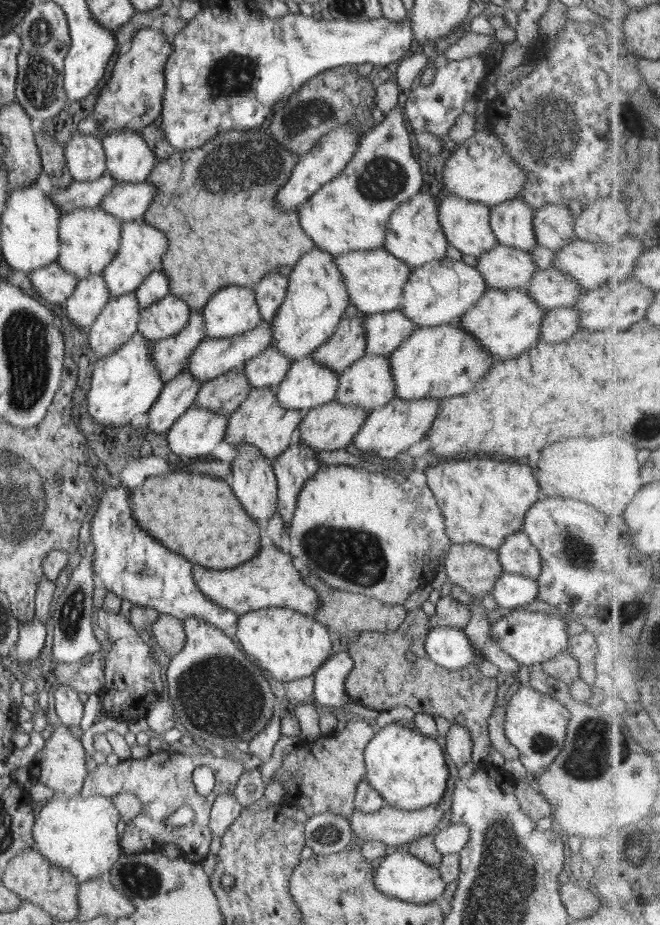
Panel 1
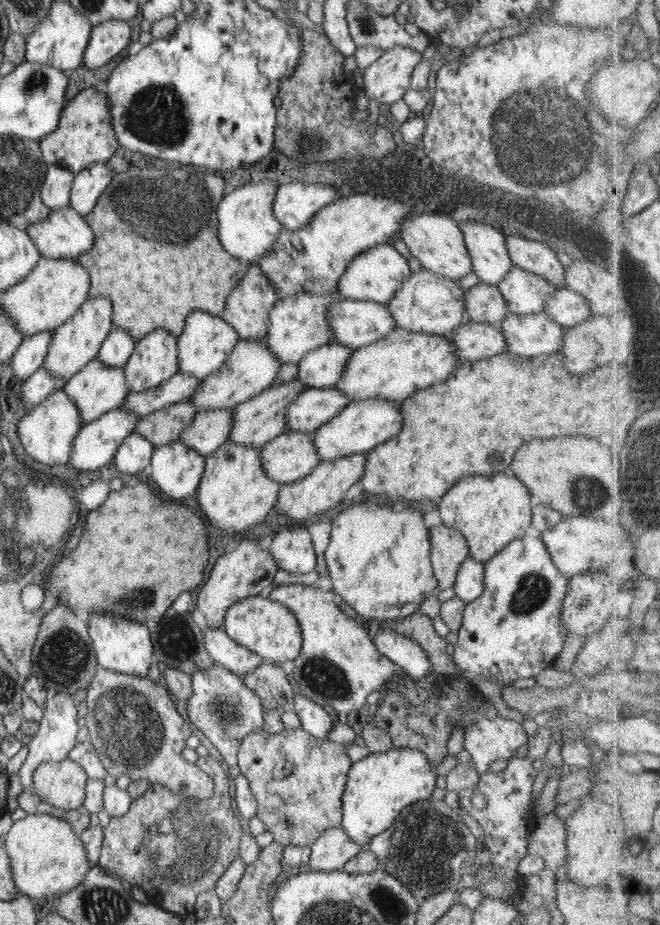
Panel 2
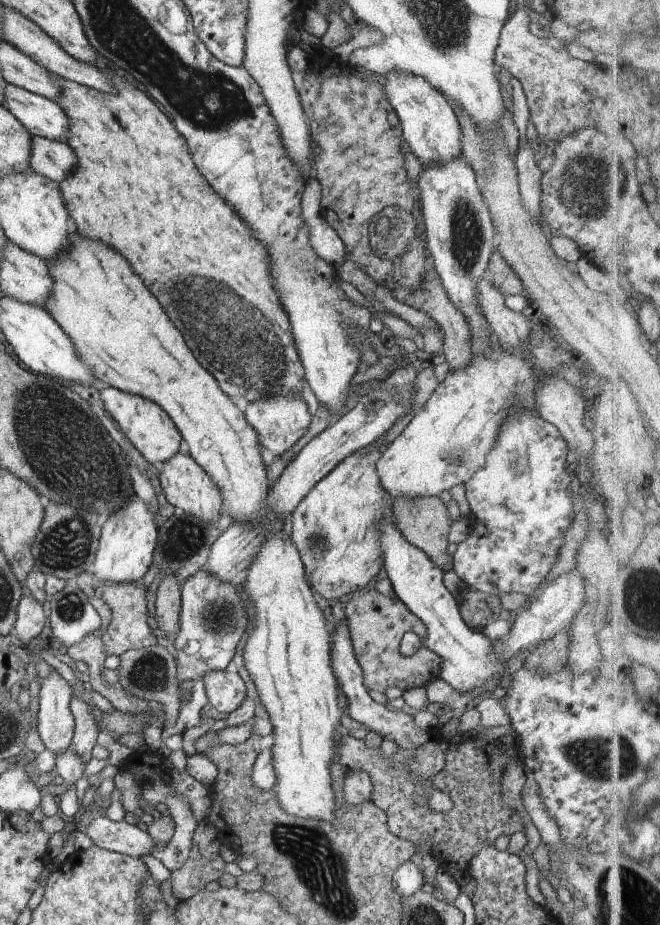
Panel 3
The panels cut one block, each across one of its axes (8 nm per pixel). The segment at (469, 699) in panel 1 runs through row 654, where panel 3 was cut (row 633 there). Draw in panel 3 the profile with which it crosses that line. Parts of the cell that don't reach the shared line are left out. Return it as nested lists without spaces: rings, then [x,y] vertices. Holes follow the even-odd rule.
[[[376,589],[362,590],[350,597],[346,605],[346,613],[349,618],[348,628],[356,655],[356,660],[363,670],[363,683],[370,690],[385,692],[387,688],[397,686],[402,691],[416,687],[425,687],[434,682],[441,673],[441,658],[430,648],[424,646],[414,655],[405,657],[400,654],[400,640],[408,631],[415,632],[421,640],[426,640],[427,630],[425,624],[395,595],[381,594]]]

